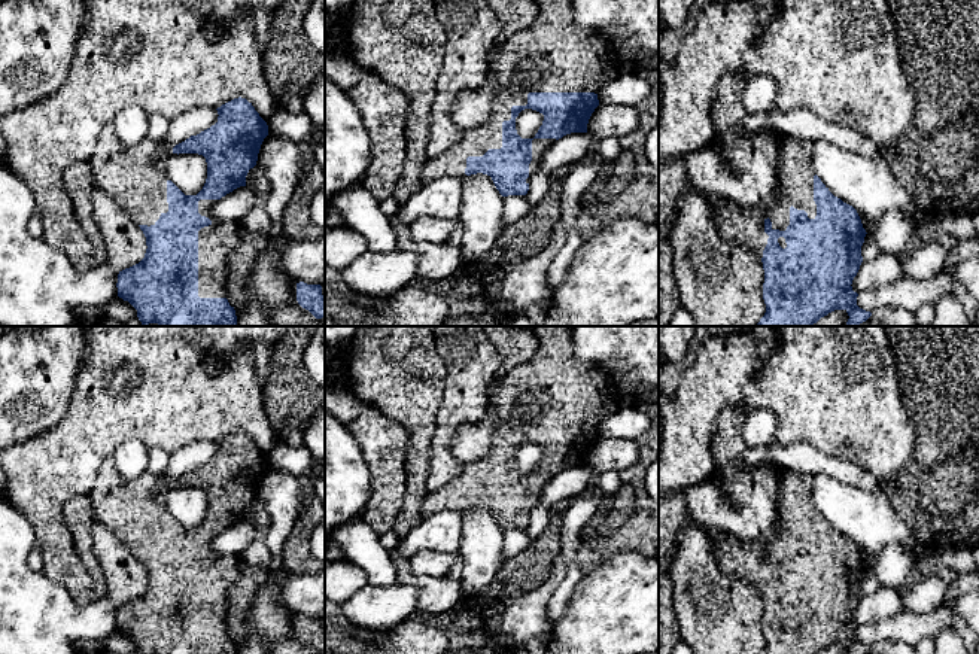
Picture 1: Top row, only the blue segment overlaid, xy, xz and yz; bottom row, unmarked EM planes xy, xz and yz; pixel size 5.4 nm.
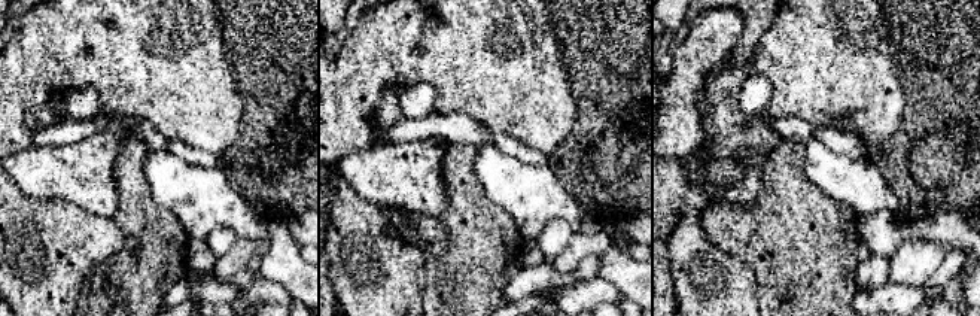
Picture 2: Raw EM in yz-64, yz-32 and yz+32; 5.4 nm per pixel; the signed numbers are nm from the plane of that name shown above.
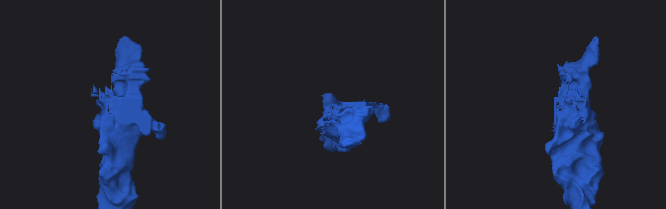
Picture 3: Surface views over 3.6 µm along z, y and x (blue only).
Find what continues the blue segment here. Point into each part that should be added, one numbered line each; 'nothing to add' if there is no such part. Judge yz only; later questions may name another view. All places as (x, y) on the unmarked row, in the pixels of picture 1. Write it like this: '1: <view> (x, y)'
1: yz (739, 557)

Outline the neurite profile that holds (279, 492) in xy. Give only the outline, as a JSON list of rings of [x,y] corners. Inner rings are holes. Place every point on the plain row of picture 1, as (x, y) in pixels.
[[[268,468],[261,478],[256,498],[271,515],[271,526],[264,535],[264,542],[273,556],[282,556],[302,499],[298,478],[285,471]]]

